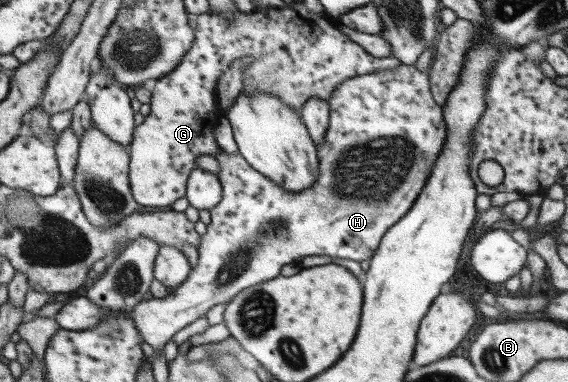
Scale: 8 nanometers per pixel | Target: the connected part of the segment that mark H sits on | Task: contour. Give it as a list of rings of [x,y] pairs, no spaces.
[[[400,64],[396,69],[380,70],[379,72],[351,77],[344,80],[343,83],[336,88],[332,100],[329,101],[331,105],[331,124],[325,135],[326,140],[318,147],[320,177],[318,177],[318,181],[316,181],[310,189],[304,189],[304,191],[300,191],[300,193],[282,189],[280,185],[276,185],[274,181],[270,181],[270,178],[264,177],[264,175],[260,174],[260,170],[250,165],[248,160],[240,152],[230,154],[226,153],[224,149],[220,150],[215,155],[215,159],[219,162],[219,179],[224,189],[224,199],[220,201],[218,207],[214,207],[211,211],[211,222],[207,225],[206,233],[202,235],[200,248],[197,249],[199,258],[195,269],[193,268],[191,276],[180,287],[171,289],[169,295],[166,297],[153,297],[150,300],[144,300],[130,312],[130,319],[139,327],[145,341],[153,347],[154,353],[162,351],[164,345],[174,337],[176,331],[184,329],[186,325],[194,323],[196,319],[206,317],[208,310],[212,309],[215,305],[220,305],[220,303],[228,304],[238,295],[238,293],[243,291],[243,289],[282,276],[282,270],[286,264],[294,262],[300,263],[301,259],[314,255],[332,255],[332,257],[352,259],[353,266],[359,261],[370,261],[383,243],[383,237],[386,236],[386,232],[403,220],[403,218],[414,208],[418,196],[424,191],[424,187],[428,185],[429,171],[438,155],[436,149],[440,149],[445,140],[446,130],[444,120],[442,119],[442,115],[438,113],[438,107],[436,107],[434,97],[430,97],[431,91],[428,91],[429,79],[426,71],[420,72],[413,65]]]

